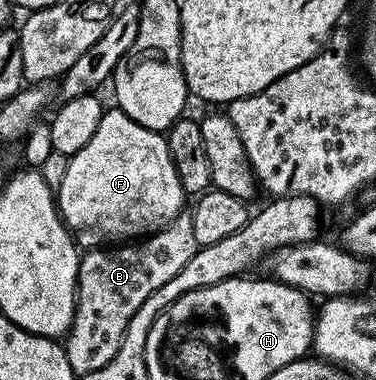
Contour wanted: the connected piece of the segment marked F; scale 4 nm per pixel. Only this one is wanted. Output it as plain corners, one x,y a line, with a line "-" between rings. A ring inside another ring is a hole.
119,109
103,110
100,126
92,133
92,141
88,141
80,153
69,156
64,179
56,192
58,214
82,249
106,249
152,235
183,214
185,199
188,199
188,193
176,173
165,134
137,124

